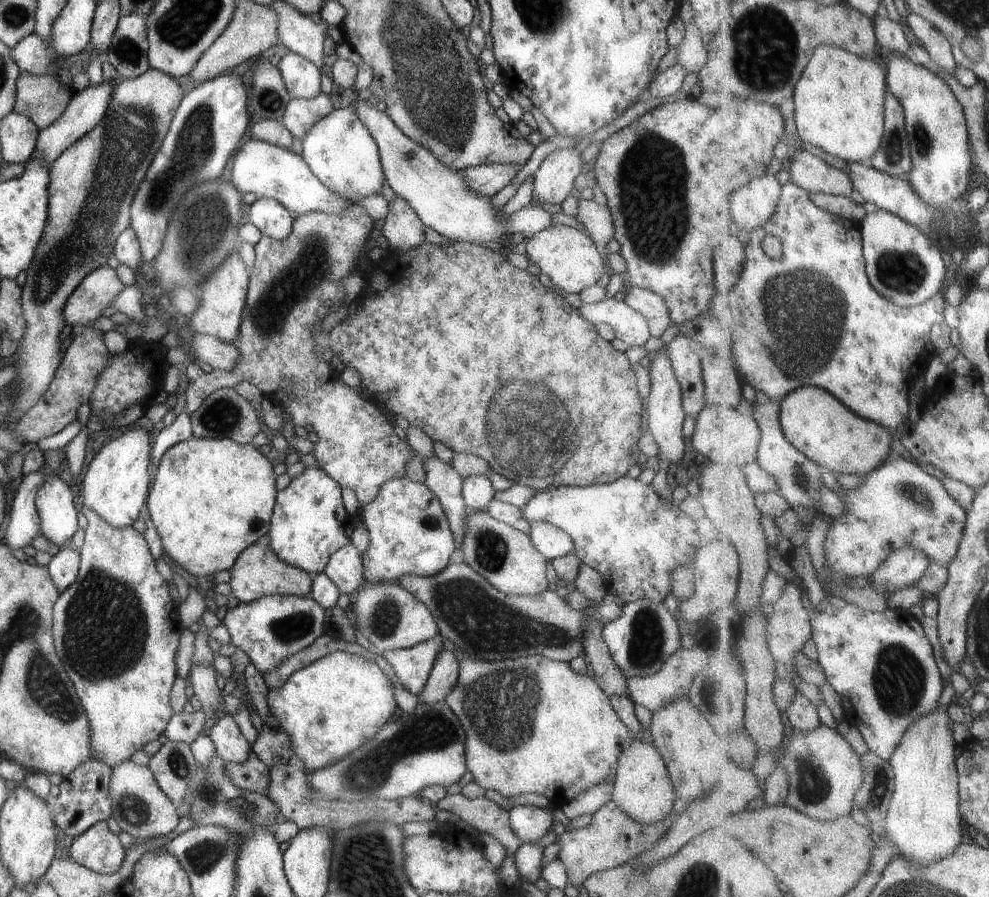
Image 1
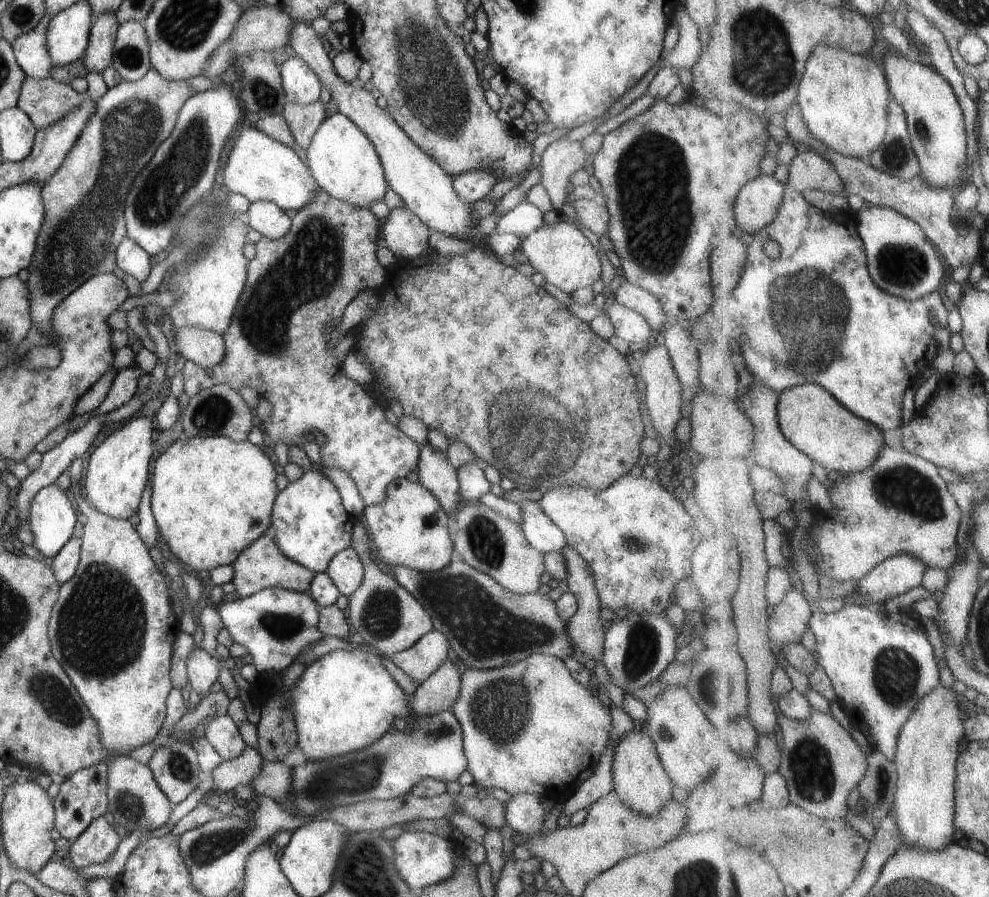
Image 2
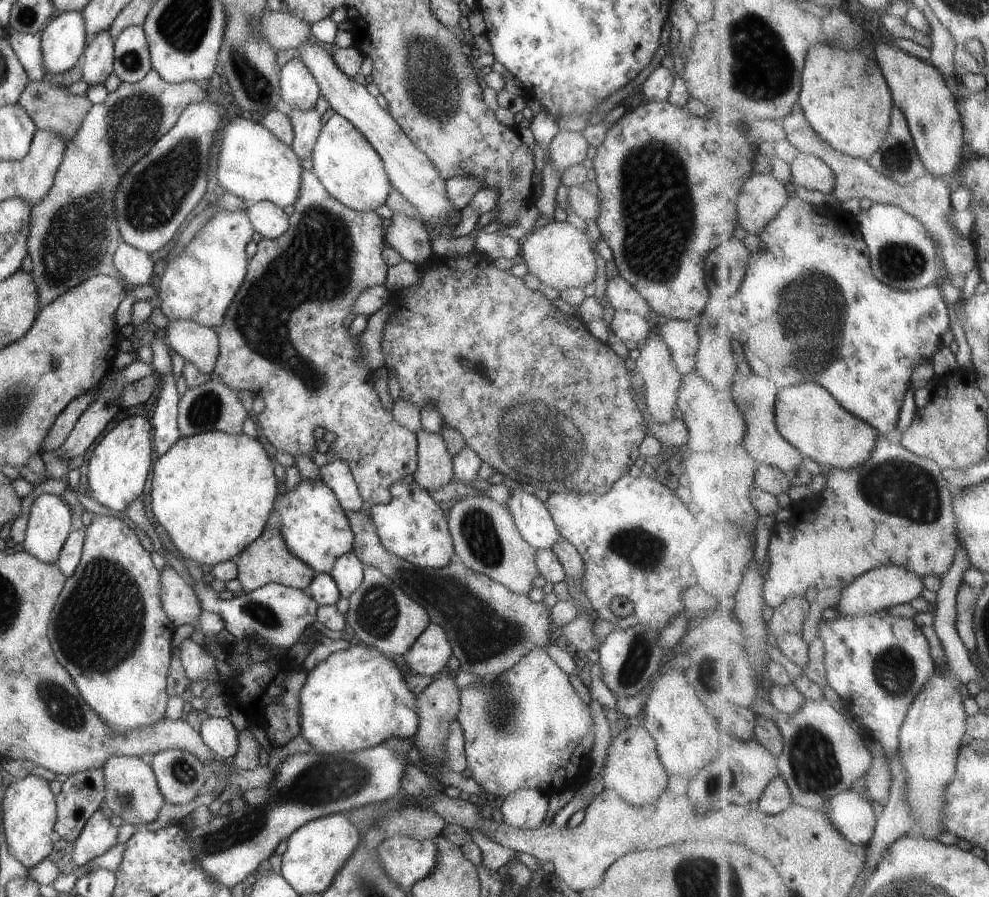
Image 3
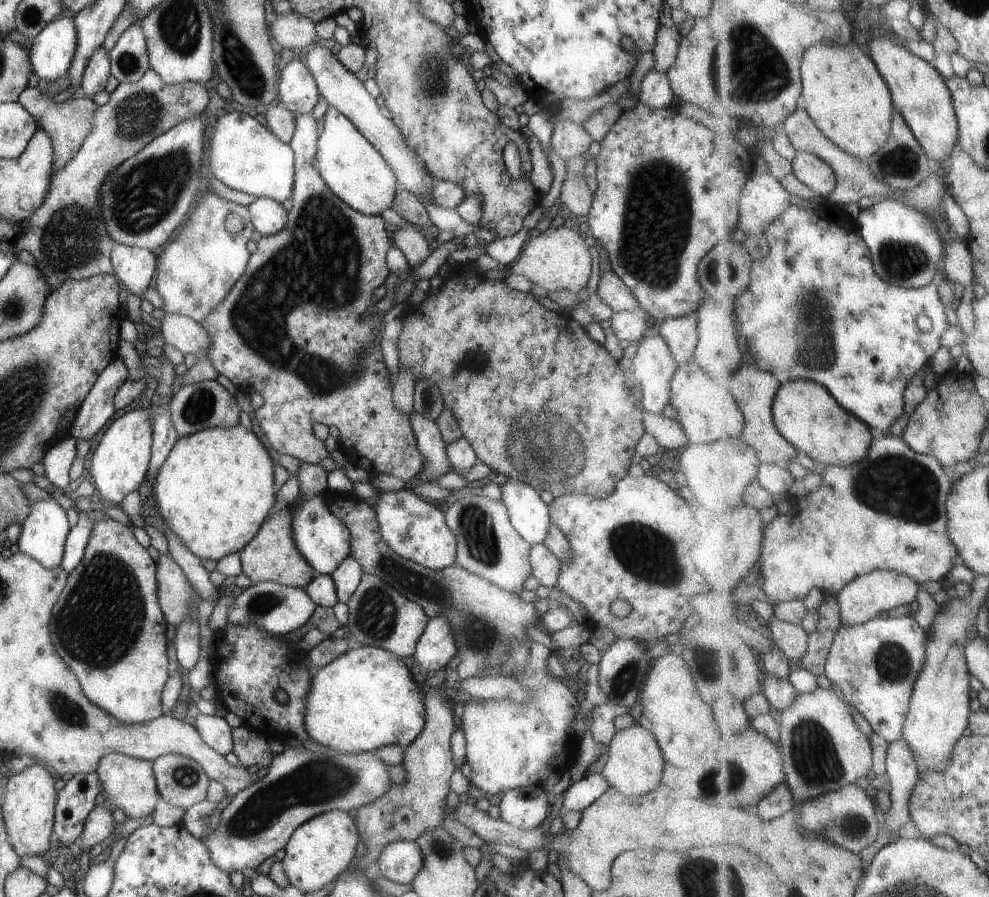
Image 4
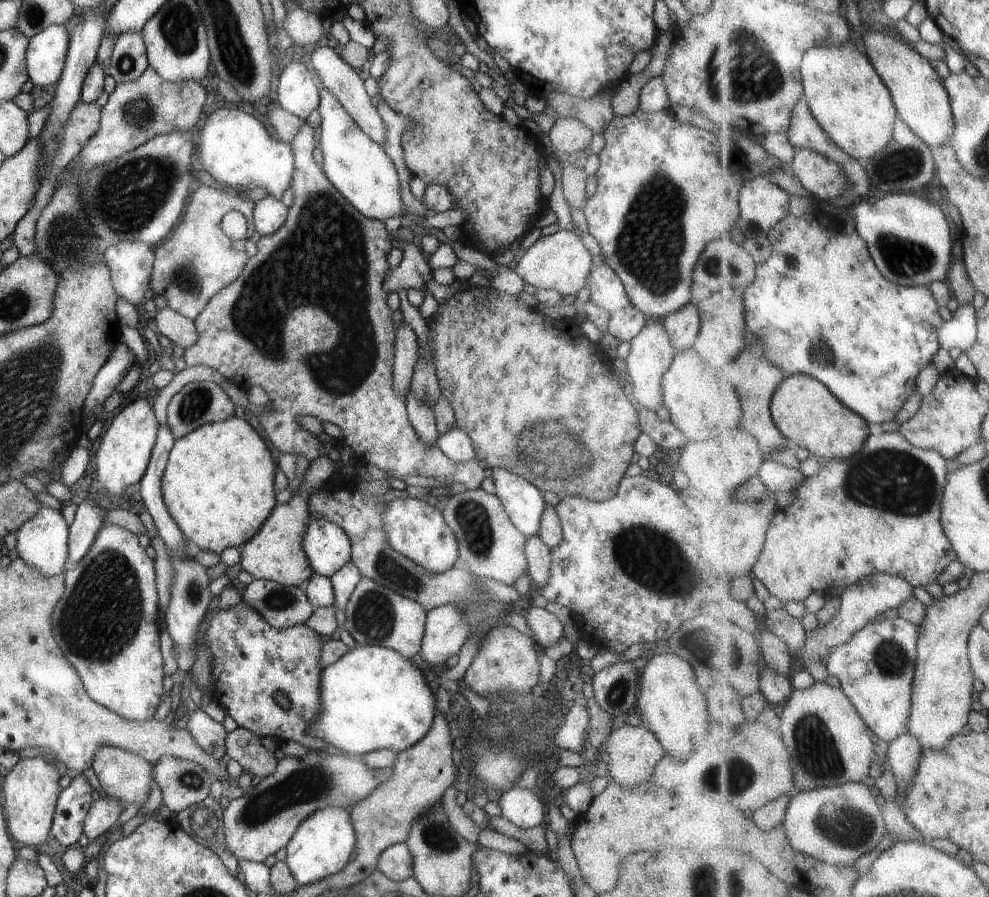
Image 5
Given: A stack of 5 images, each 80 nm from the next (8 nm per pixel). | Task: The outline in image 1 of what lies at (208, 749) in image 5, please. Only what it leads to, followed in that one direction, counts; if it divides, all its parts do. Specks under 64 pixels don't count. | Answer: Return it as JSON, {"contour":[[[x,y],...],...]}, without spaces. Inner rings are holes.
{"contour":[[[229,714],[217,715],[207,736],[215,746],[218,758],[225,764],[243,762],[251,750]]]}

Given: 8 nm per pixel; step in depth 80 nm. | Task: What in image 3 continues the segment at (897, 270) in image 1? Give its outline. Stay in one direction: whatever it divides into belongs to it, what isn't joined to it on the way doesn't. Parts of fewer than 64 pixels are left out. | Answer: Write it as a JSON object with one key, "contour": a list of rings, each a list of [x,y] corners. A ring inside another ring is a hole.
{"contour":[[[887,203],[866,204],[855,220],[856,231],[868,244],[873,272],[881,282],[900,291],[916,291],[936,284],[937,243],[924,222],[904,208]]]}

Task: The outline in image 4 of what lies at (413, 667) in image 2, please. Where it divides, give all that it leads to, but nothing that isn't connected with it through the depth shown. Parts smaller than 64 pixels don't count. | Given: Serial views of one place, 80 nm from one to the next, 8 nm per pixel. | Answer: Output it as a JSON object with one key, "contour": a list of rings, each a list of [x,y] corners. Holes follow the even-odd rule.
{"contour":[[[443,615],[428,617],[412,654],[419,668],[428,675],[435,674],[455,654],[455,641],[448,620]]]}

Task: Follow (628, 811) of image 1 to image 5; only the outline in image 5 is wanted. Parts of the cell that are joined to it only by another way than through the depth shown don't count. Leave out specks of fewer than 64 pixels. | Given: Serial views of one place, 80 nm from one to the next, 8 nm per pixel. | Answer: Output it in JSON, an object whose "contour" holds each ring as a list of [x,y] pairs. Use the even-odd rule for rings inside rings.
{"contour":[[[621,725],[613,729],[601,744],[600,753],[604,755],[608,766],[608,777],[611,781],[622,784],[624,789],[648,782],[655,763],[666,754],[659,741],[649,729],[641,726]]]}

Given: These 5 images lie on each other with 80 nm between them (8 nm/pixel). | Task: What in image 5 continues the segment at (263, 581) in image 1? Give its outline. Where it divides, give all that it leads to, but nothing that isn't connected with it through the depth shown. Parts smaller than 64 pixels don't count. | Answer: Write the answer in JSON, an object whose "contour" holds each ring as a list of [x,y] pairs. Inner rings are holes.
{"contour":[[[327,454],[318,456],[309,462],[304,472],[302,483],[285,504],[275,505],[269,516],[261,523],[259,530],[240,549],[240,567],[253,579],[273,581],[282,585],[302,587],[306,580],[313,575],[307,556],[302,549],[302,534],[308,525],[310,516],[306,498],[320,487],[333,474],[337,473],[338,463],[331,461]]]}

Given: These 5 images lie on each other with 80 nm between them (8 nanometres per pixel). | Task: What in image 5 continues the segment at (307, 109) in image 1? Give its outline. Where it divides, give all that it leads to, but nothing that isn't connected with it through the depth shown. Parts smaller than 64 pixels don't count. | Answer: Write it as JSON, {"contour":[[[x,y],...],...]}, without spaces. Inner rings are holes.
{"contour":[[[302,120],[302,125],[295,133],[295,136],[290,140],[292,148],[292,179],[290,180],[290,187],[292,188],[292,203],[288,206],[285,222],[277,227],[271,234],[259,237],[256,242],[256,252],[250,258],[247,258],[242,271],[233,279],[227,286],[221,287],[209,300],[205,303],[204,309],[194,318],[194,327],[197,331],[197,340],[183,351],[182,357],[186,367],[193,365],[203,365],[217,371],[223,378],[226,378],[231,383],[234,383],[240,389],[247,389],[249,387],[260,386],[265,390],[268,396],[269,414],[266,416],[258,416],[265,434],[269,442],[281,454],[291,453],[304,456],[308,462],[316,459],[318,456],[327,454],[328,446],[324,445],[313,436],[313,434],[300,428],[295,422],[295,416],[313,416],[319,421],[331,422],[341,429],[343,442],[355,454],[355,461],[358,464],[373,464],[386,472],[387,479],[390,479],[389,472],[391,472],[391,480],[396,481],[400,476],[406,474],[415,476],[433,476],[433,478],[445,478],[452,487],[457,489],[473,489],[480,486],[481,480],[487,475],[486,467],[483,464],[478,464],[474,459],[469,459],[464,463],[456,463],[448,459],[443,454],[438,446],[428,445],[424,443],[414,431],[409,419],[406,415],[406,400],[401,395],[397,395],[392,389],[392,354],[394,330],[391,322],[391,309],[387,307],[385,300],[387,293],[383,290],[383,278],[388,273],[390,267],[387,265],[387,254],[392,248],[387,237],[387,230],[384,227],[383,221],[374,221],[373,219],[363,216],[358,210],[355,210],[345,198],[335,190],[335,187],[325,178],[324,172],[320,165],[318,165],[312,157],[313,149],[313,129],[310,128],[305,120]]]}

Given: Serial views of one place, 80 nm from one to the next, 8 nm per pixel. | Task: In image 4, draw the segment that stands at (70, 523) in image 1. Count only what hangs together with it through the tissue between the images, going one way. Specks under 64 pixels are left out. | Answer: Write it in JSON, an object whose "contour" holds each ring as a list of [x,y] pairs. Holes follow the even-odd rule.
{"contour":[[[53,498],[34,501],[30,504],[29,514],[21,523],[16,545],[19,551],[36,560],[43,568],[60,566],[64,542],[70,527],[64,508],[59,506]]]}

